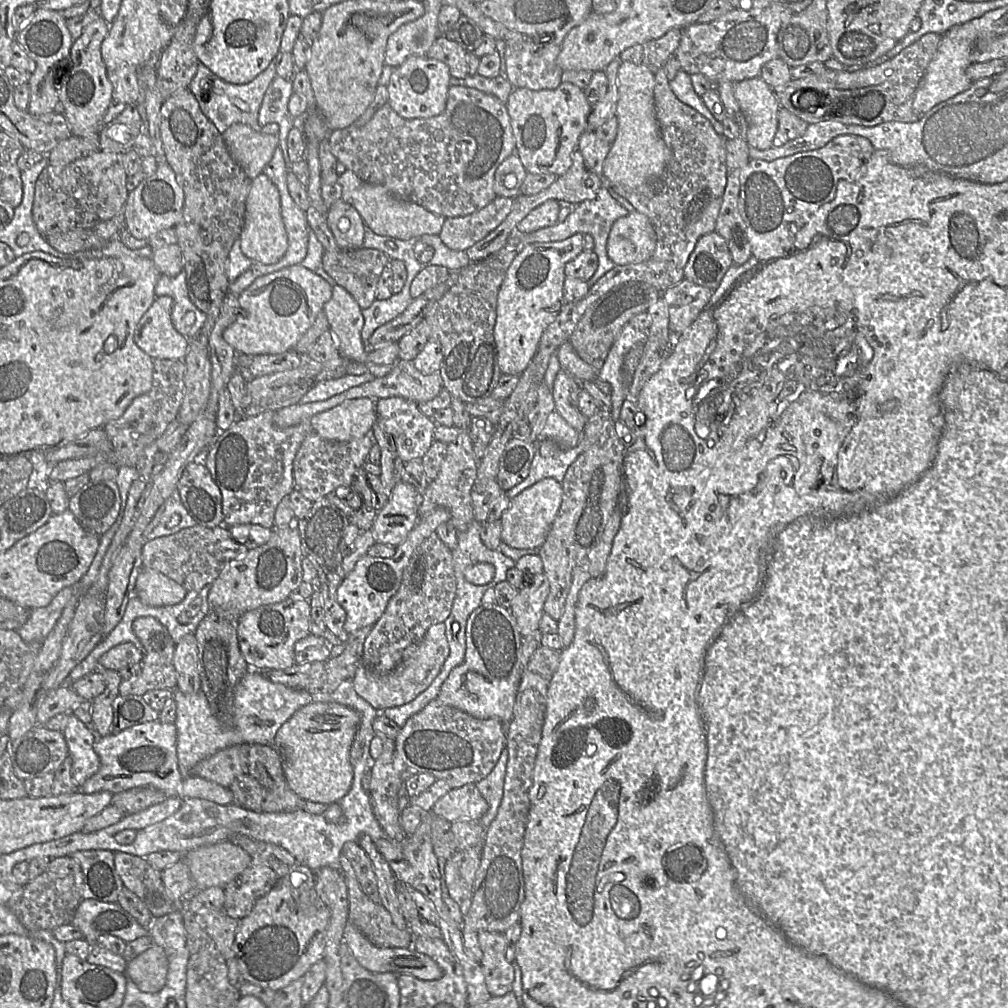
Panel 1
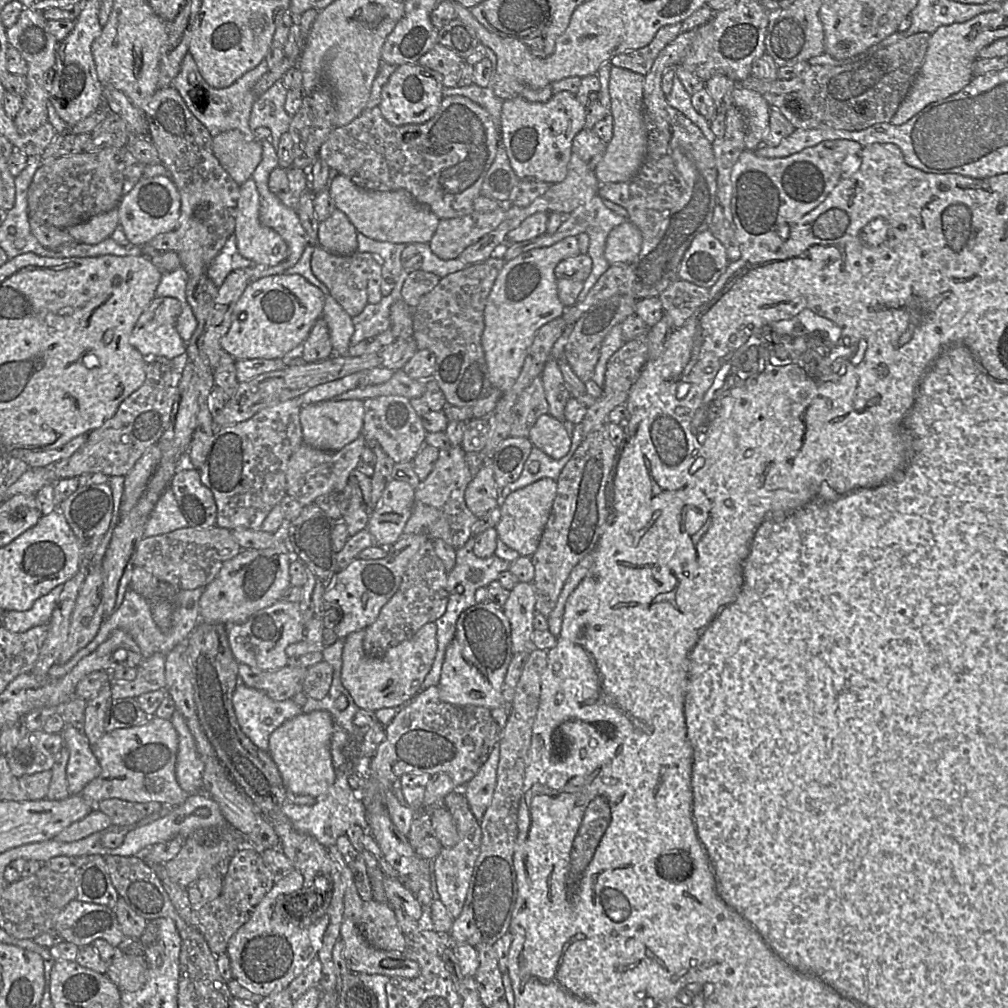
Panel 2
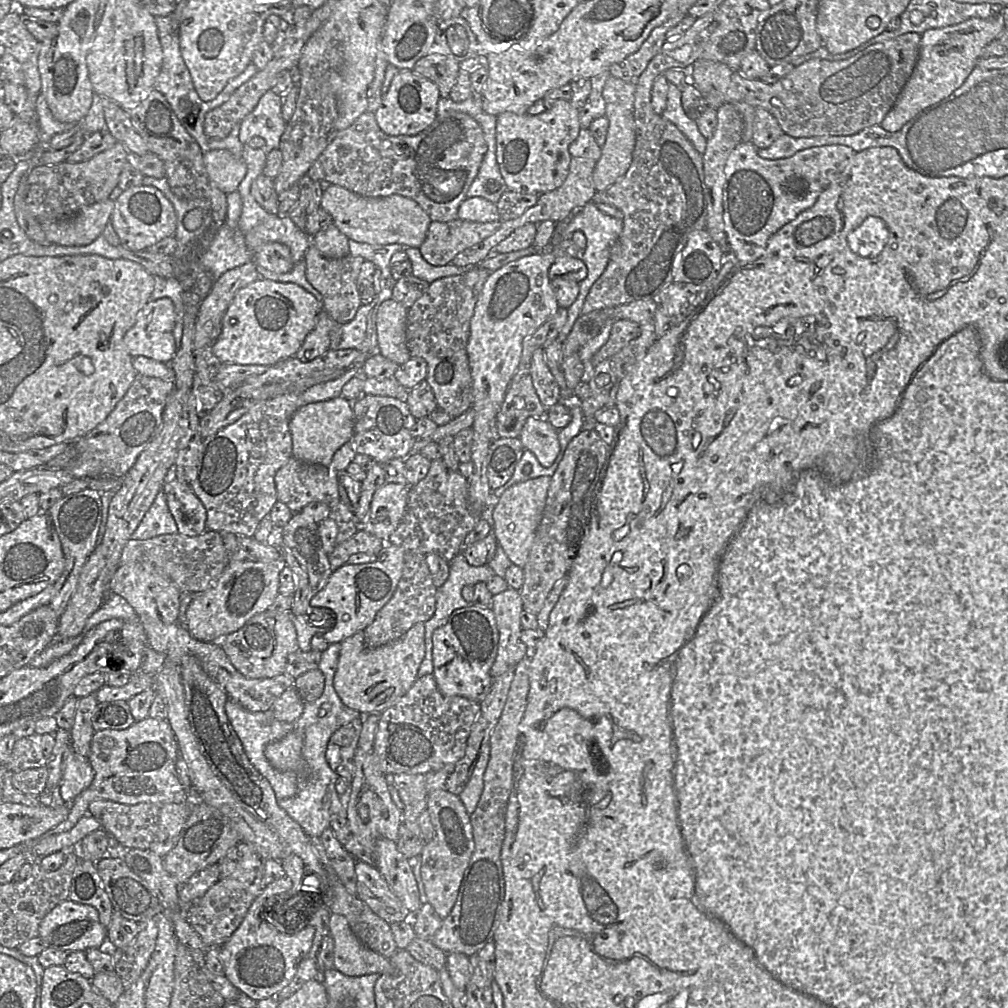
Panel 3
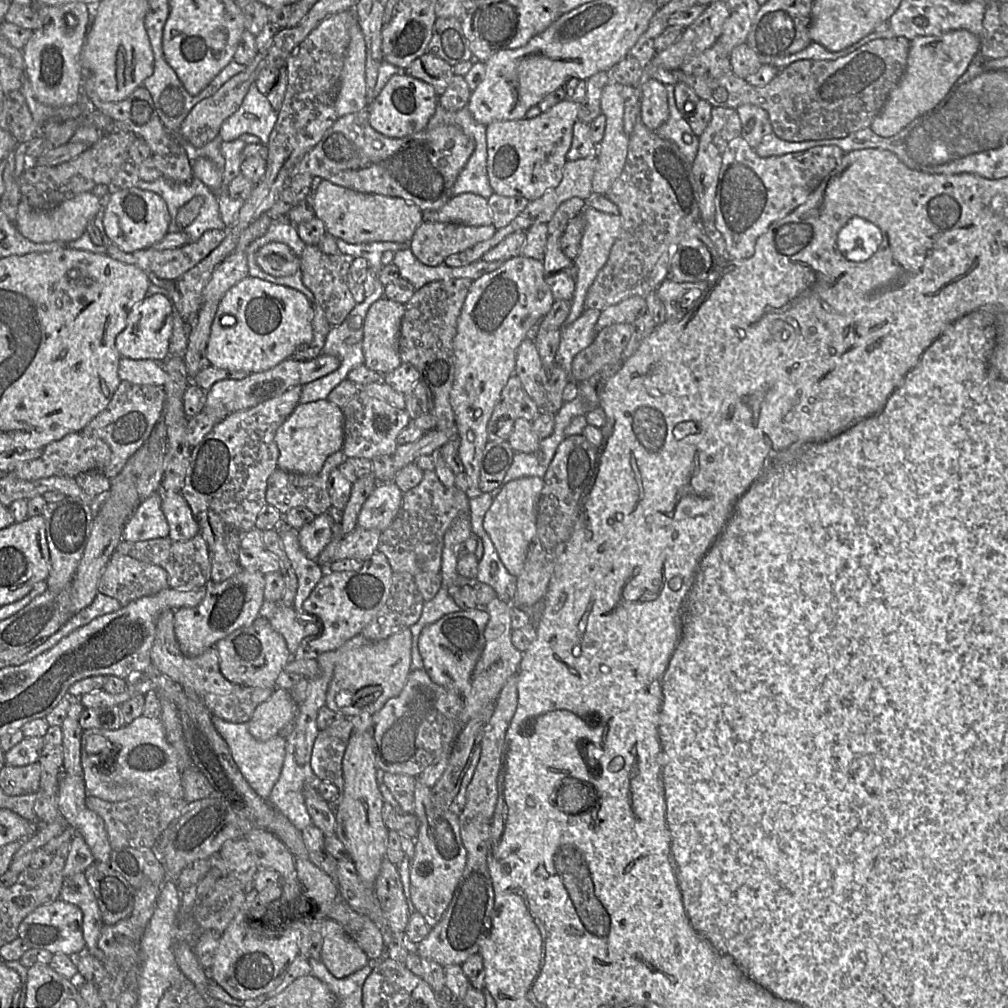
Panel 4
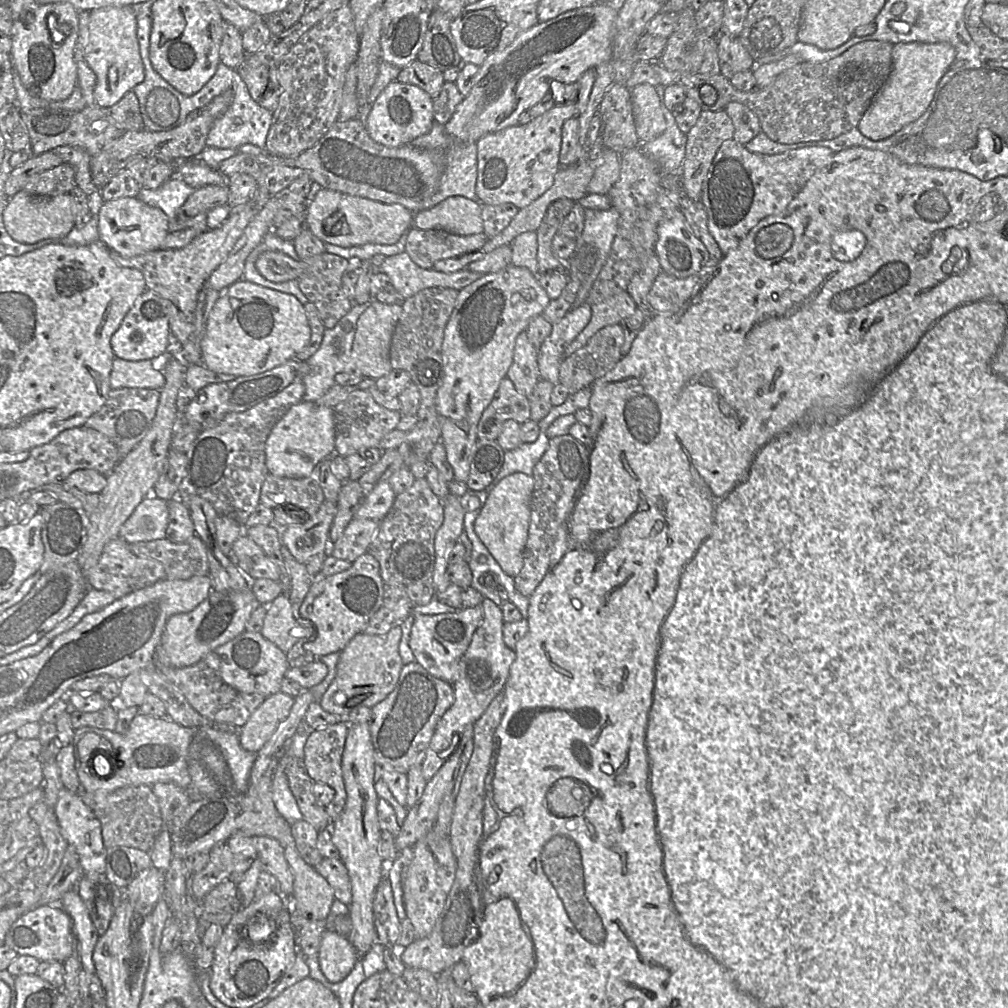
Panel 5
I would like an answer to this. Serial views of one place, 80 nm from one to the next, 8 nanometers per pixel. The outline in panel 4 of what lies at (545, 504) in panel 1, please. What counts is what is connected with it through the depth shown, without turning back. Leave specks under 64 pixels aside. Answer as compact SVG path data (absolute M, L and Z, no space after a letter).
M523 477L501 485L486 512L483 529L488 534L501 563L512 576L522 572L529 545L536 532L537 506L544 486L543 478Z

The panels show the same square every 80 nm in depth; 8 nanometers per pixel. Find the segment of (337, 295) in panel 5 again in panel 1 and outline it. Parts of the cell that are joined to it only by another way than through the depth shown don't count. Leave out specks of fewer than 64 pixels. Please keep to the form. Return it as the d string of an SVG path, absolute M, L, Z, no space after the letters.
M377 249L325 250L322 265L335 283L346 289L362 310L375 300L375 292L384 268L391 259Z

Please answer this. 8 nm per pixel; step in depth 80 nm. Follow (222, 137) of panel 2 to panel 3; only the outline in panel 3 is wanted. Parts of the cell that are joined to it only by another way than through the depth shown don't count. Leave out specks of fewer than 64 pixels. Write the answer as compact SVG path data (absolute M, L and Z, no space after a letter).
M210 150L203 155L210 181L221 191L236 191L247 173L247 165L227 150Z

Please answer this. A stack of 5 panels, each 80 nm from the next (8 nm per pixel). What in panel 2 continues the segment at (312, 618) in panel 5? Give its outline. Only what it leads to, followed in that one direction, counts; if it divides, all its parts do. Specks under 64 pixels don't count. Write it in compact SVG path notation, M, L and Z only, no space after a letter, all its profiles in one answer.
M424 533L402 535L392 546L383 546L389 549L386 557L370 560L355 559L344 570L336 574L329 585L329 590L323 594L322 598L326 602L337 604L342 610L342 619L333 630L339 639L345 639L356 631L365 630L376 621L383 606L398 591L409 561L426 541L428 537Z

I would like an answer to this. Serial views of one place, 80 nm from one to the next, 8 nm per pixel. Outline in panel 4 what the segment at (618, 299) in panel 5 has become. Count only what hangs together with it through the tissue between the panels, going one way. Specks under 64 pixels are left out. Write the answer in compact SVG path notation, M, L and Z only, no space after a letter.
M632 296L618 304L601 310L595 325L595 332L615 323L630 323L648 312L644 297Z

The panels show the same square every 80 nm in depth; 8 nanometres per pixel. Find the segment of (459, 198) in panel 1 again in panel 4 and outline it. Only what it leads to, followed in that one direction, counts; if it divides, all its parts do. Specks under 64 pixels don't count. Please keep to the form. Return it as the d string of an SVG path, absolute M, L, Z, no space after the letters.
M365 109L338 117L319 143L294 167L292 177L298 174L319 176L354 191L399 197L414 203L422 211L436 211L453 197L451 189L474 150L475 141L454 125L424 129L403 138L386 137L372 128L369 109Z

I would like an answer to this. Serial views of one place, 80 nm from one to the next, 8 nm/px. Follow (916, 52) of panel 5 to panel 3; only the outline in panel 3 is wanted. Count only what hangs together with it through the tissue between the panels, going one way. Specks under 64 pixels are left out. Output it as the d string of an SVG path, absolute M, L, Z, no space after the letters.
M996 14L989 19L971 18L960 24L930 29L921 34L915 68L880 126L888 132L897 132L920 112L952 94L964 83L982 58L983 49L1002 33L1004 26L1003 17Z

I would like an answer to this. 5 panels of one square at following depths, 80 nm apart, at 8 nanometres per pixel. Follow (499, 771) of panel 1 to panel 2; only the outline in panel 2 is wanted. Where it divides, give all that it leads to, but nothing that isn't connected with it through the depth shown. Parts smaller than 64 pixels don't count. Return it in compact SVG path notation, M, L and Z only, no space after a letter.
M496 745L477 774L462 788L472 814L480 822L490 805L497 785L499 747Z

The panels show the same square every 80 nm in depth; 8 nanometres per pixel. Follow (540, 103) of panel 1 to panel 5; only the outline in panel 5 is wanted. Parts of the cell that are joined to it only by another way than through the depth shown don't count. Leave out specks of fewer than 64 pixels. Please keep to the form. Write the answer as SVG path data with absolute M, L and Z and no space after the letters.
M576 101L555 104L529 123L488 133L476 141L477 200L482 205L512 203L522 209L543 195L562 167L559 155L563 124L567 119L577 117L578 113Z

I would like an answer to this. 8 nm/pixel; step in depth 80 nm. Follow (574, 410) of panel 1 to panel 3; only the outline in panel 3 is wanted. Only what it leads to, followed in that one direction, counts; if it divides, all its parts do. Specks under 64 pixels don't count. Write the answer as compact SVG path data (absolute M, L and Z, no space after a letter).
M542 349L534 351L529 375L531 376L536 393L546 410L560 403L561 388L546 363L545 353Z

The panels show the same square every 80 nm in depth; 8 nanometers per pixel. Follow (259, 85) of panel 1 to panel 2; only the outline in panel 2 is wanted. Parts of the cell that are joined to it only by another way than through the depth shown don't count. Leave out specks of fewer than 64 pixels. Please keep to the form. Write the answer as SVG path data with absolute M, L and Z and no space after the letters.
M187 53L182 61L181 70L170 87L179 92L188 109L207 128L213 138L222 132L237 129L247 139L254 139L255 131L251 131L249 127L251 109L257 100L257 97L253 94L253 87L268 71L269 67L263 61L255 68L246 72L229 87L216 89L203 79L193 57Z

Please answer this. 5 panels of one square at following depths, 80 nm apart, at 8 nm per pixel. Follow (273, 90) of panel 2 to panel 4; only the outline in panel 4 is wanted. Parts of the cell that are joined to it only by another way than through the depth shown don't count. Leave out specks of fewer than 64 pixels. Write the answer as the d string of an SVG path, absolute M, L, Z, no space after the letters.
M251 85L240 108L221 125L218 136L223 141L234 141L244 134L252 134L259 137L262 144L267 145L277 118L278 112L273 109L267 96L259 92L256 85Z

